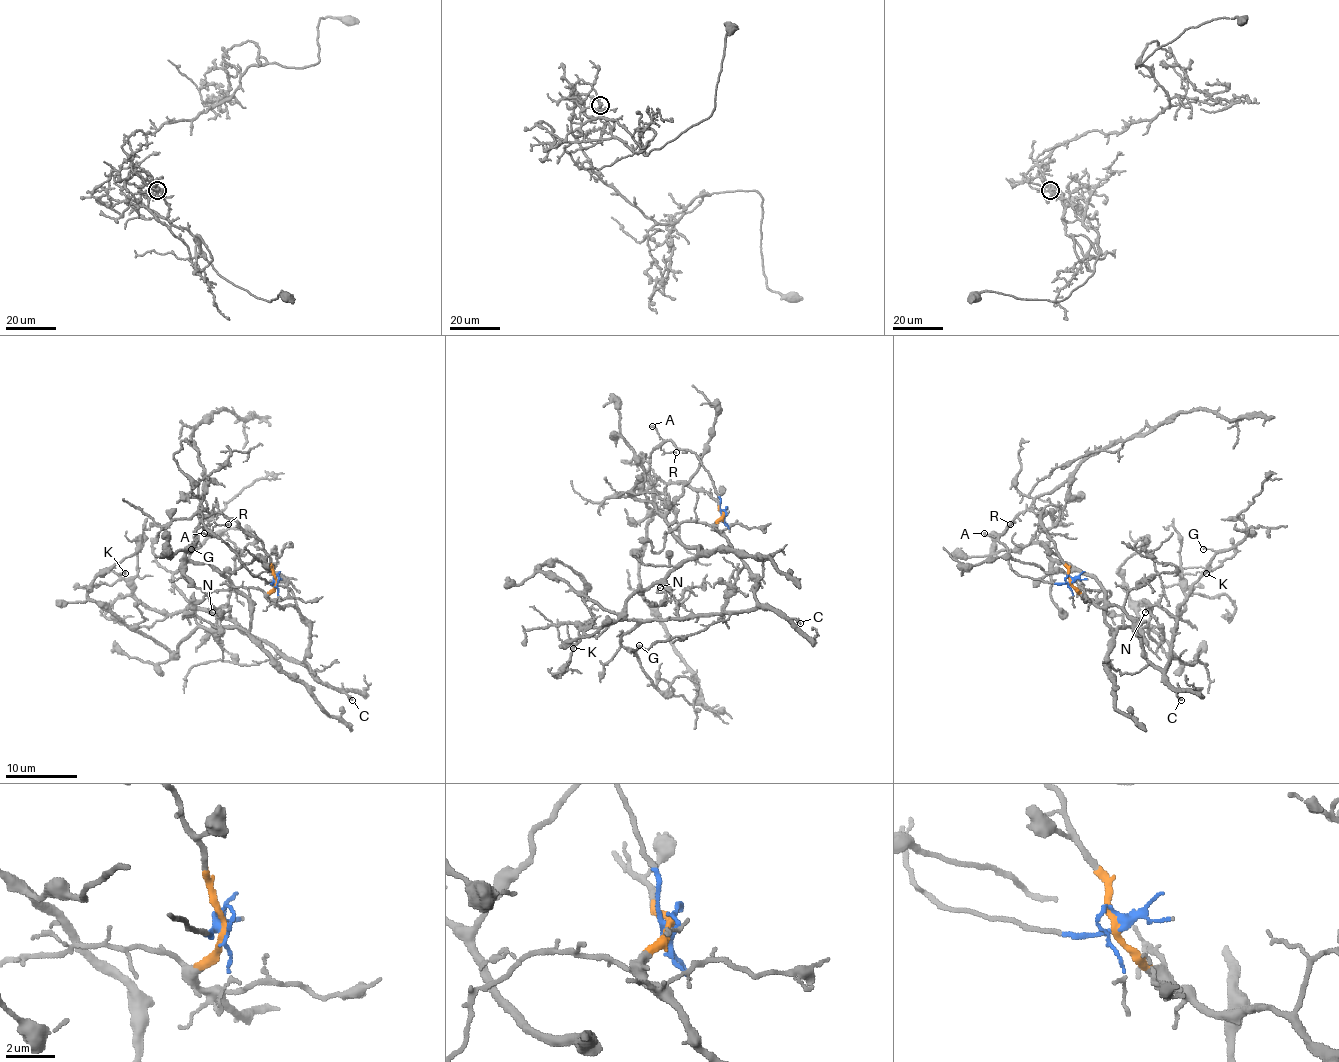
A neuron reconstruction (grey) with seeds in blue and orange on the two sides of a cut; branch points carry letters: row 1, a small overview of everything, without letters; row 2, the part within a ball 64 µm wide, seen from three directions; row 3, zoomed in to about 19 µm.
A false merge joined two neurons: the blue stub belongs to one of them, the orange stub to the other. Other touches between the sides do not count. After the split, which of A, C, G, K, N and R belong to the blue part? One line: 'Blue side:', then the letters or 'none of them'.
Blue side: A, R

